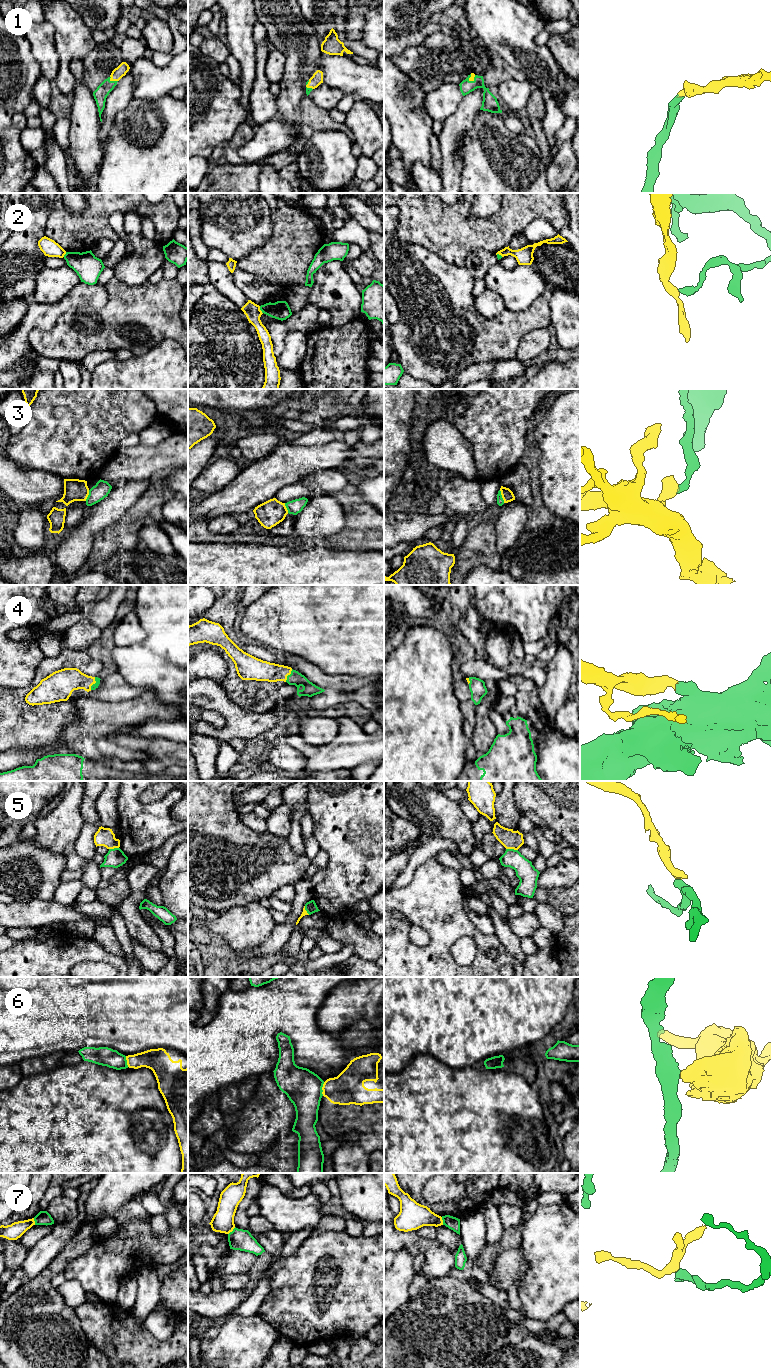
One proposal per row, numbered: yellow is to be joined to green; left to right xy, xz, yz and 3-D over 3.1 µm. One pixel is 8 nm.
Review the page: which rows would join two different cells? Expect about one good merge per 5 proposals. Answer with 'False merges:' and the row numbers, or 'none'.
False merges: 2, 3, 5, 6, 7

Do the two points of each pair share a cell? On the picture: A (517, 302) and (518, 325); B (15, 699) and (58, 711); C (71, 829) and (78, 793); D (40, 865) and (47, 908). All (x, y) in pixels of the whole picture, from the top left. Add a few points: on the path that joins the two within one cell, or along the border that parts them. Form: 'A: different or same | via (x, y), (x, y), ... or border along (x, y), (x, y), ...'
A: different | border along (537, 298), (522, 310), (509, 310), (505, 308)
B: same | via (26, 710), (28, 712), (47, 712)
C: same | via (71, 820), (71, 802)
D: different | border along (52, 899), (22, 900)

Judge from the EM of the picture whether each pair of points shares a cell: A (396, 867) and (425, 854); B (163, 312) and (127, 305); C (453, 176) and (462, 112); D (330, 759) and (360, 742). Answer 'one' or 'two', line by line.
A: two
B: one
C: one
D: one

